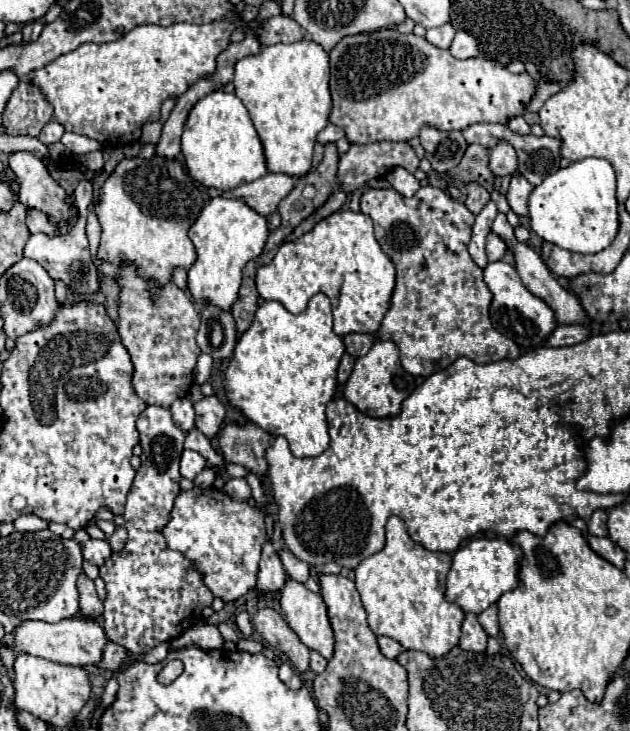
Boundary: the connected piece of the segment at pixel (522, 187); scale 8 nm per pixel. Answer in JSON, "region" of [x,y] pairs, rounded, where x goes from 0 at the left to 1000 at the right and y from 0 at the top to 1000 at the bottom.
{"region":[[[821,239],[811,245],[811,253],[805,259],[805,272],[808,272],[808,283],[824,294],[833,297],[837,291],[837,269],[843,267],[843,259],[849,259],[830,239]]]}

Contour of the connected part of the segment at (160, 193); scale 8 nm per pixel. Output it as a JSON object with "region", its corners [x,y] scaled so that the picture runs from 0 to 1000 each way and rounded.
{"region":[[[252,212],[237,220],[224,215],[195,218],[160,256],[154,297],[163,319],[154,349],[186,365],[211,363],[221,379],[259,393],[275,384],[281,365],[297,371],[310,360],[310,335],[297,316],[319,286],[322,264],[284,218]]]}

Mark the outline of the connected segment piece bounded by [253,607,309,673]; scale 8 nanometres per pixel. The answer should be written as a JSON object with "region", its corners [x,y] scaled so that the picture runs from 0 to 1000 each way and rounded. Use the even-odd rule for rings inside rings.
{"region":[[[427,830],[411,833],[402,844],[402,855],[408,866],[437,891],[446,891],[475,921],[490,918],[490,888],[478,880],[468,863],[456,855],[456,850],[437,833],[427,833]]]}

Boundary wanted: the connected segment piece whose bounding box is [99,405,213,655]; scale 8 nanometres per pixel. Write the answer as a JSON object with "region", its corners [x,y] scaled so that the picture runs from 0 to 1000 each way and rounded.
{"region":[[[249,554],[233,560],[217,573],[224,595],[224,639],[202,674],[198,724],[205,729],[198,748],[179,756],[160,773],[170,817],[163,836],[163,860],[170,874],[195,882],[211,896],[230,896],[259,877],[284,871],[294,860],[319,850],[319,836],[338,825],[338,811],[322,800],[322,787],[290,762],[265,751],[259,718],[271,707],[275,685],[287,674],[284,625],[290,620],[290,590],[271,576],[271,562]]]}

